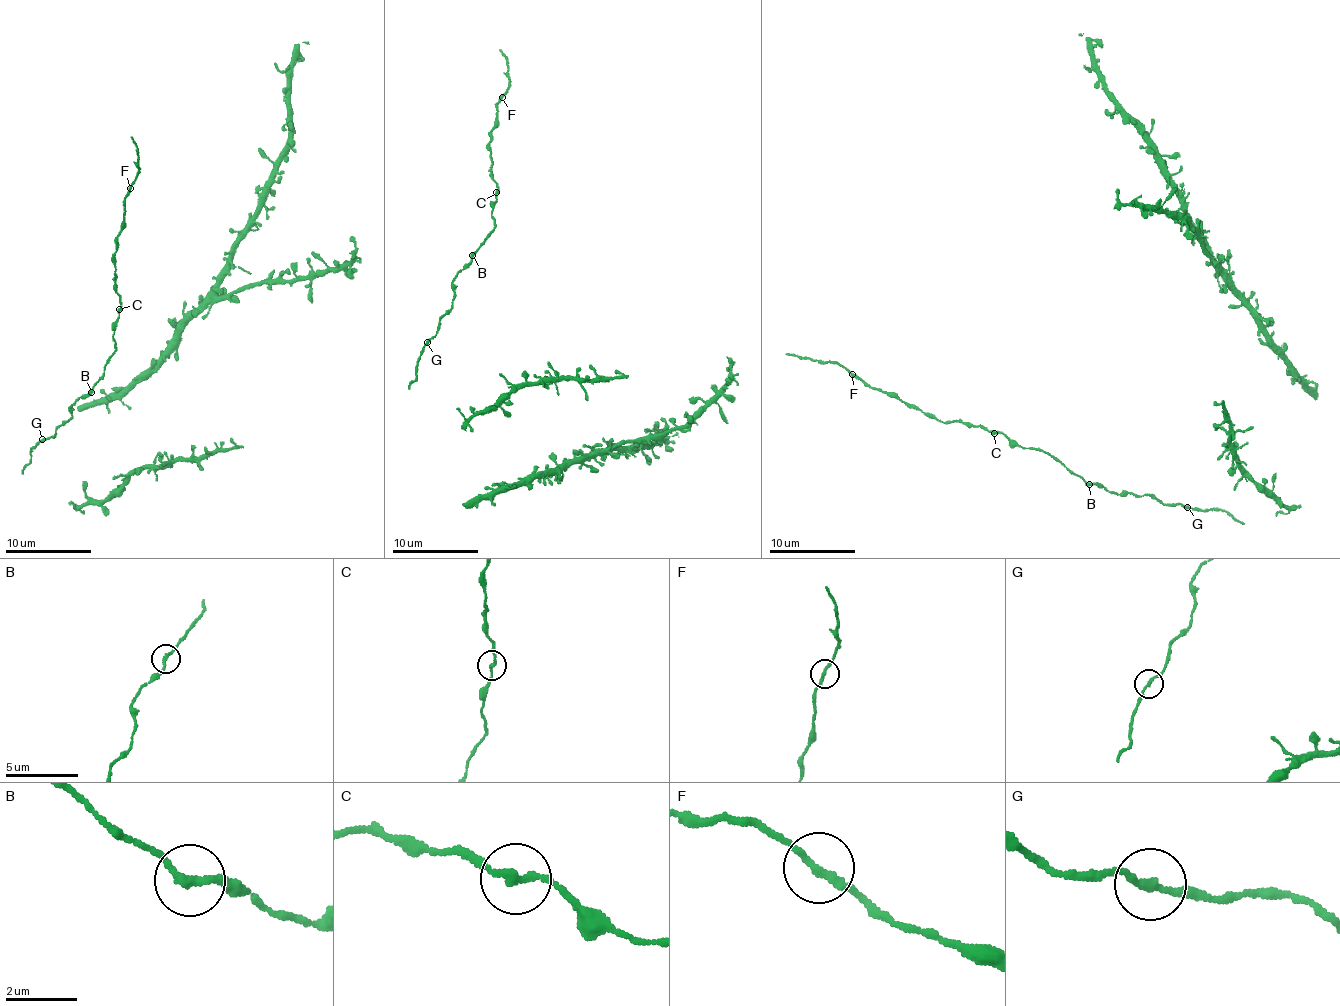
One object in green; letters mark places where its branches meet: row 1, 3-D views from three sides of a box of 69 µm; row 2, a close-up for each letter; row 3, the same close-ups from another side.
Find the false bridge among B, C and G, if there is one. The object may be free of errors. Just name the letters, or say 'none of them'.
C

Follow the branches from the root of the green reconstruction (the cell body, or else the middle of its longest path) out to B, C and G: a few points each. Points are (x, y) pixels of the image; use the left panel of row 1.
B: (28, 464), (31, 448), (38, 441), (54, 437), (56, 428), (70, 420), (70, 404), (91, 392)
C: (28, 464), (31, 448), (54, 437), (70, 420), (70, 404), (102, 376), (116, 347), (119, 309)
G: (28, 464), (31, 448), (42, 439)

